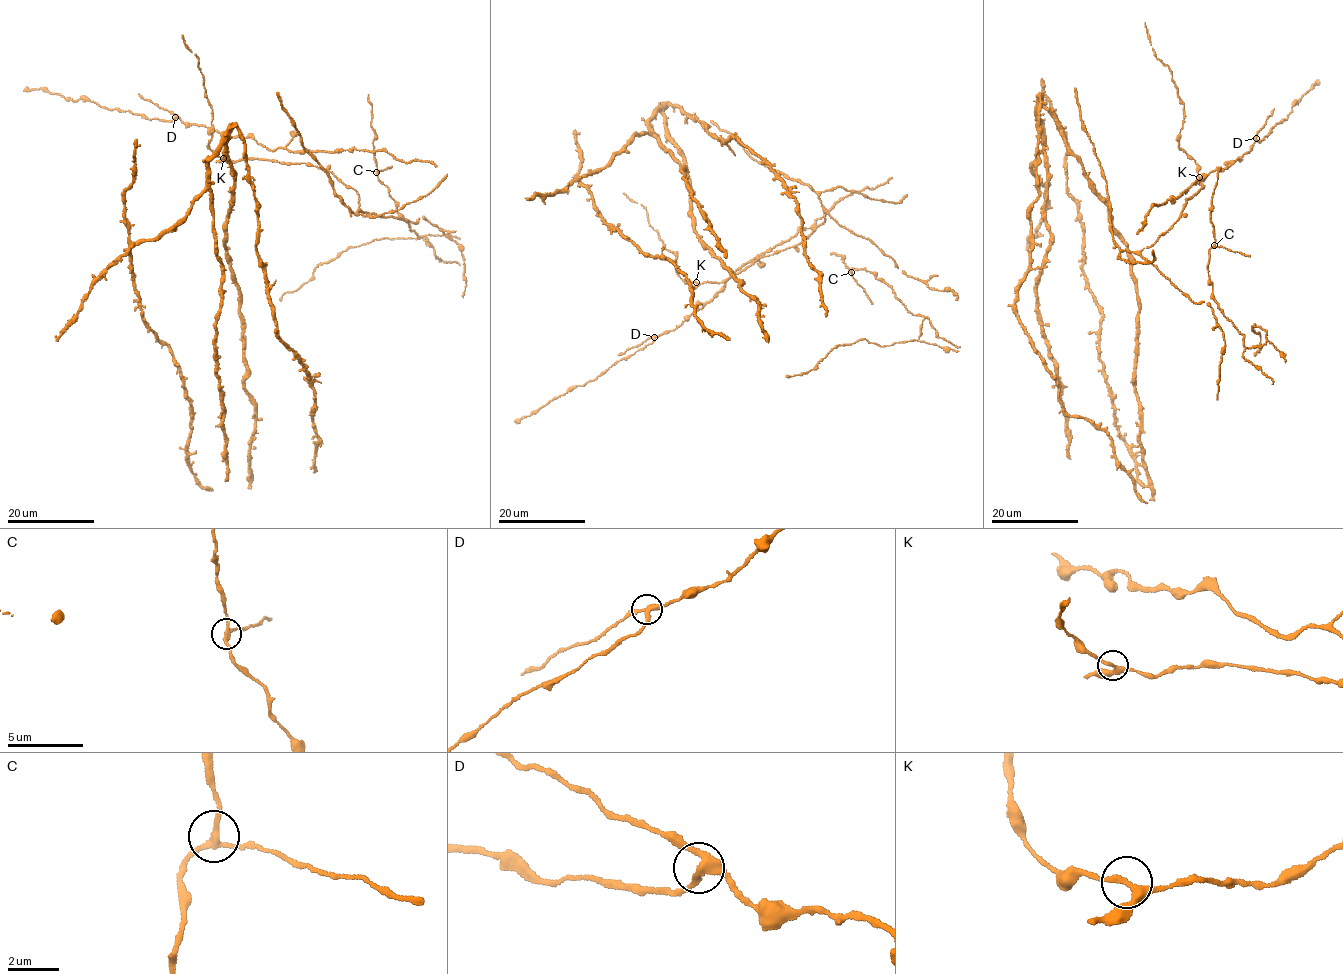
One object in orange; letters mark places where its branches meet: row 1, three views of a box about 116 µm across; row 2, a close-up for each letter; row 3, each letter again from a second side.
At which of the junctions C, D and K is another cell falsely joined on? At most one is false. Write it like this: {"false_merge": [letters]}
{"false_merge": []}

